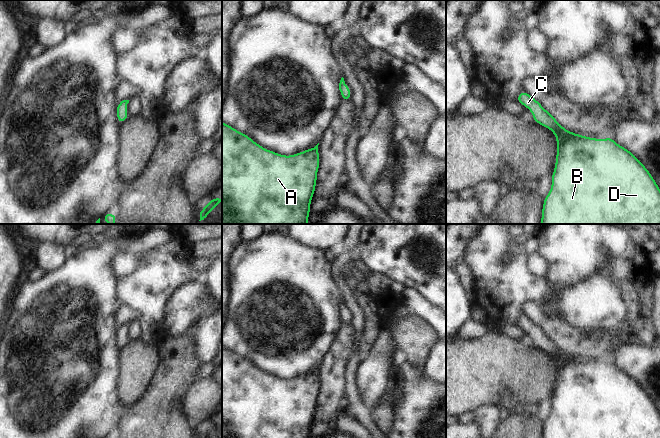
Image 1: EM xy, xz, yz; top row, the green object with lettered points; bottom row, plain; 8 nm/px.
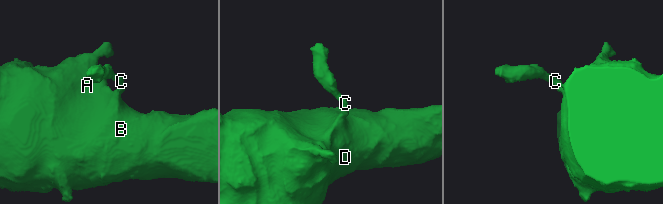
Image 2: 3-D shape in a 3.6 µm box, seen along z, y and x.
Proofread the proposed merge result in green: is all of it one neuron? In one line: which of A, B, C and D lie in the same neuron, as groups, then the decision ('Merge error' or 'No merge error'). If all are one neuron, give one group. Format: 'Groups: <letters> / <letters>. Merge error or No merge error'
Groups: A B C D. No merge error

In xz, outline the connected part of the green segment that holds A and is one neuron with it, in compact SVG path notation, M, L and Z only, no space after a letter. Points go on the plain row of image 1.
M222 346L222 438L309 438L320 389L318 369L284 380L266 374L246 358Z

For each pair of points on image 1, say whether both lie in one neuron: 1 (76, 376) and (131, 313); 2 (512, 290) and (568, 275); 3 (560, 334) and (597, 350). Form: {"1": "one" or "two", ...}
{"1": "two", "2": "two", "3": "one"}

